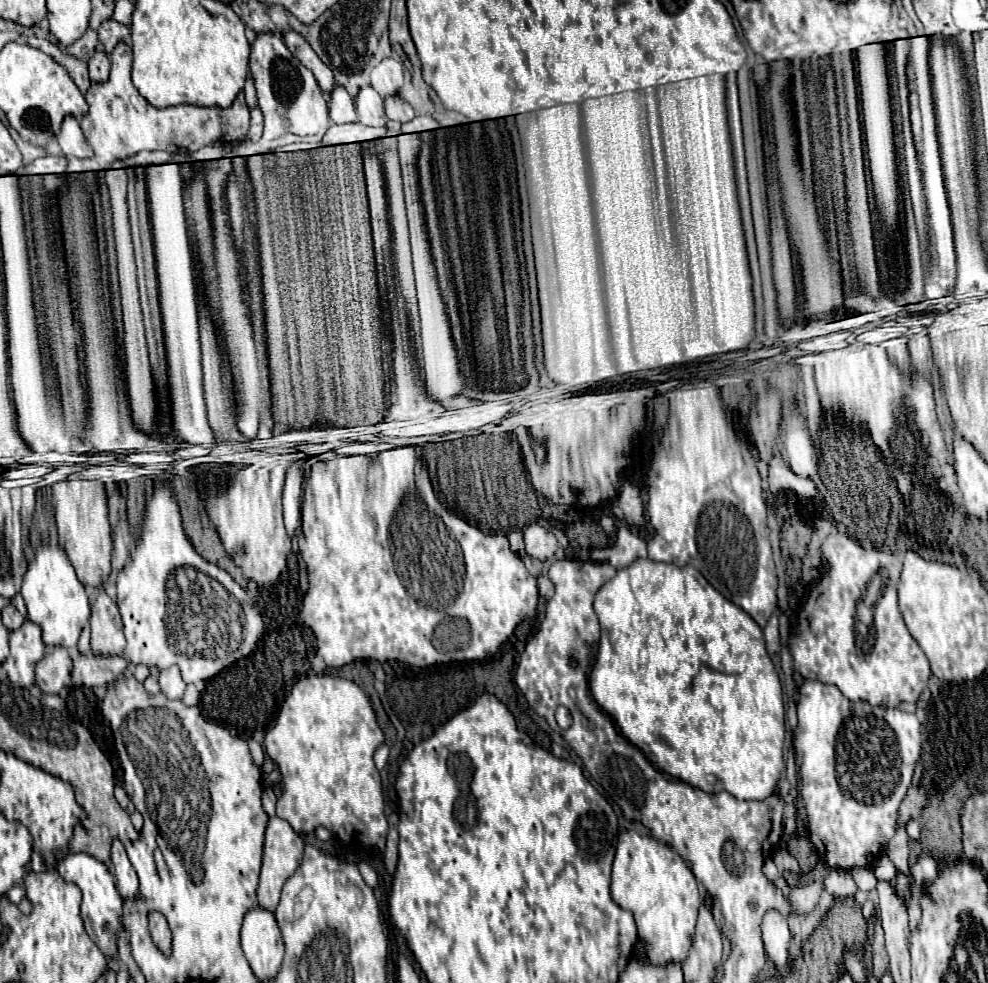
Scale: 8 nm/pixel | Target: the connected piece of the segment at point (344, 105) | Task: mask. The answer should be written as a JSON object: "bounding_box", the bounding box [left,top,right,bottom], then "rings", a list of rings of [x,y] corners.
{"bounding_box":[329,86,357,124],"rings":[[[335,86],[333,92],[331,92],[329,116],[335,124],[345,124],[345,122],[355,122],[357,120],[355,104],[353,104],[351,96],[345,92],[345,88],[341,88],[341,86]]]}

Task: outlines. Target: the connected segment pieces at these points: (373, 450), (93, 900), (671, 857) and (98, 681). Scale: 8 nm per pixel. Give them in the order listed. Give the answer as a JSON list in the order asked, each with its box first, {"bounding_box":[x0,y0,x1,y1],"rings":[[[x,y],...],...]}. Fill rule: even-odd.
[{"bounding_box":[336,443,393,456],"rings":[[[364,443],[364,444],[348,444],[336,450],[339,456],[355,456],[376,454],[385,450],[393,449],[393,445],[389,443]]]},{"bounding_box":[57,852,123,958],"rings":[[[69,852],[69,854],[65,854],[65,856],[61,856],[57,860],[57,872],[65,880],[71,880],[81,888],[81,892],[83,892],[81,918],[83,918],[85,930],[95,940],[95,944],[105,952],[107,958],[115,956],[117,954],[117,934],[121,930],[121,906],[123,906],[123,900],[115,890],[115,882],[113,882],[111,872],[107,870],[107,866],[103,862],[99,862],[99,860],[95,860],[89,854],[83,854],[83,852],[73,854],[73,852]]]},{"bounding_box":[611,830,701,966],"rings":[[[633,830],[620,833],[613,862],[611,896],[623,910],[635,916],[639,938],[645,944],[651,964],[663,966],[685,960],[691,936],[695,934],[701,898],[691,868],[677,852],[651,836],[639,836]]]},{"bounding_box":[73,654,127,688],"rings":[[[79,654],[73,658],[73,682],[95,688],[113,682],[127,668],[123,656],[101,656],[101,654]]]}]

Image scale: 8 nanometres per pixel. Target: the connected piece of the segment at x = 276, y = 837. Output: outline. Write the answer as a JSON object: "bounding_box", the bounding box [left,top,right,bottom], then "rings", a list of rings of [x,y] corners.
{"bounding_box":[257,816,305,910],"rings":[[[273,816],[269,818],[267,824],[267,832],[265,832],[265,848],[263,848],[263,866],[261,866],[261,880],[259,880],[259,888],[257,888],[257,902],[261,908],[265,910],[275,910],[279,904],[279,894],[283,884],[287,882],[287,878],[297,870],[297,866],[301,864],[303,858],[303,848],[305,842],[301,840],[301,836],[281,818]]]}

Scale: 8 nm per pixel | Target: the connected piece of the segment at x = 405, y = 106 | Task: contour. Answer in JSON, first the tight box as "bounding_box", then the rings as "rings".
{"bounding_box":[385,96,415,124],"rings":[[[387,96],[385,98],[385,112],[387,112],[389,120],[397,120],[401,124],[409,122],[415,116],[411,104],[405,102],[405,100],[401,100],[399,96]]]}

